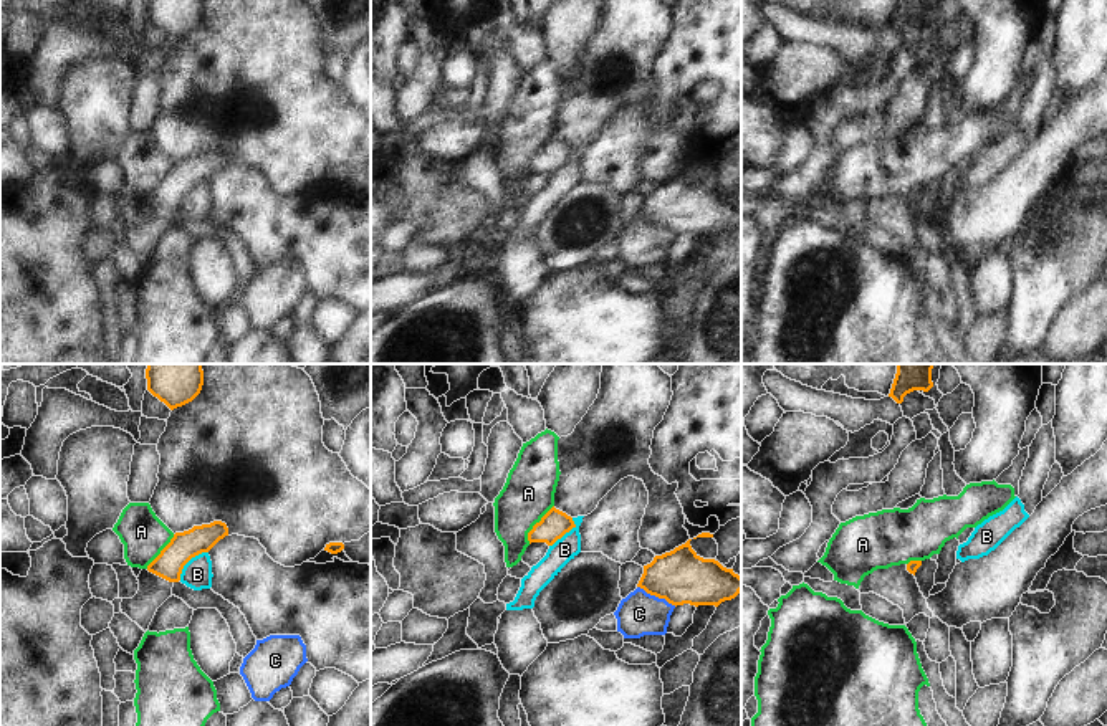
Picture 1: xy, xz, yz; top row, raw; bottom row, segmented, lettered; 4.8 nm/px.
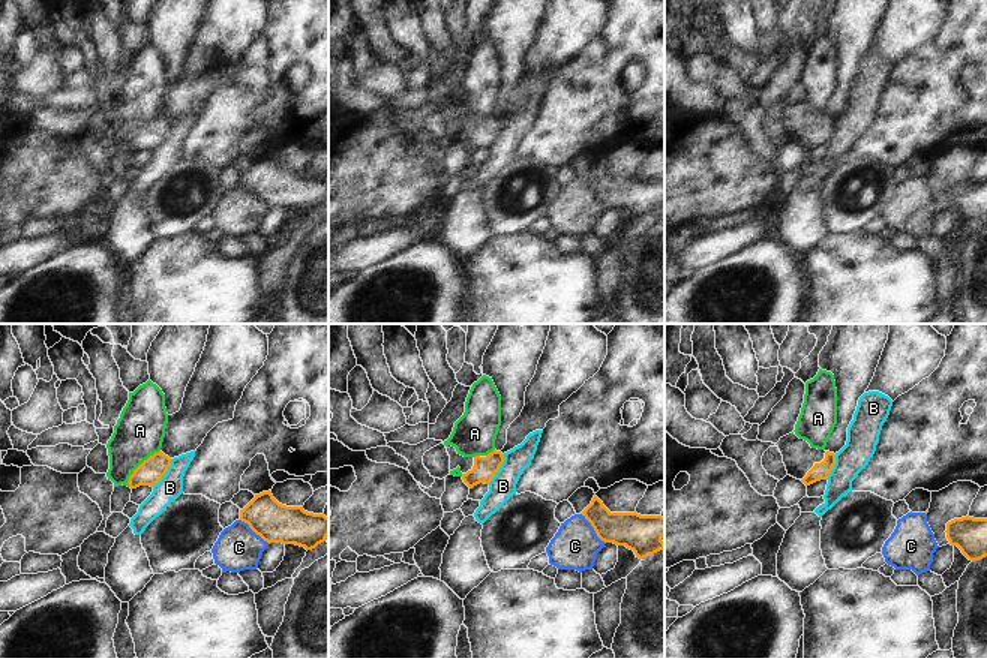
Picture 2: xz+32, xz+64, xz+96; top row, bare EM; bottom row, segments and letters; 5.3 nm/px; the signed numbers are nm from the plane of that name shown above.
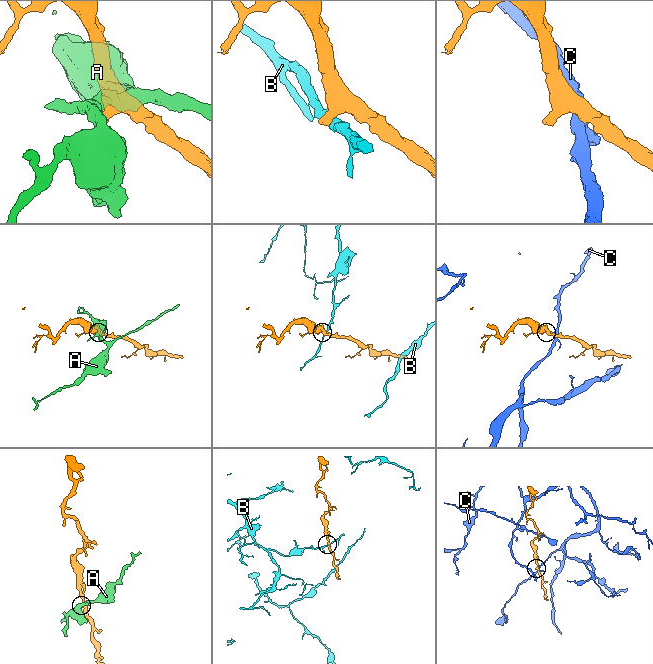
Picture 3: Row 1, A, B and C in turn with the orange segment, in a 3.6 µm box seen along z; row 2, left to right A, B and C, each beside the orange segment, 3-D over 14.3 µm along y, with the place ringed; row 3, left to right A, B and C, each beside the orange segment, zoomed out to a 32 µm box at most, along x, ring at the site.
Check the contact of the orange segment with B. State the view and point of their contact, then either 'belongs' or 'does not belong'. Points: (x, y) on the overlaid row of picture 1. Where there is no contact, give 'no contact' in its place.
xy (189, 559) | does not belong

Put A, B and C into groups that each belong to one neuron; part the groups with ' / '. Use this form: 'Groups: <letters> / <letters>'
Groups: A / B / C.

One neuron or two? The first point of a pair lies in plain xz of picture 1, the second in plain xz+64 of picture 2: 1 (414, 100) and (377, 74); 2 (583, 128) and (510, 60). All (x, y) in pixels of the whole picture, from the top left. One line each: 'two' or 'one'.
1: one
2: two

